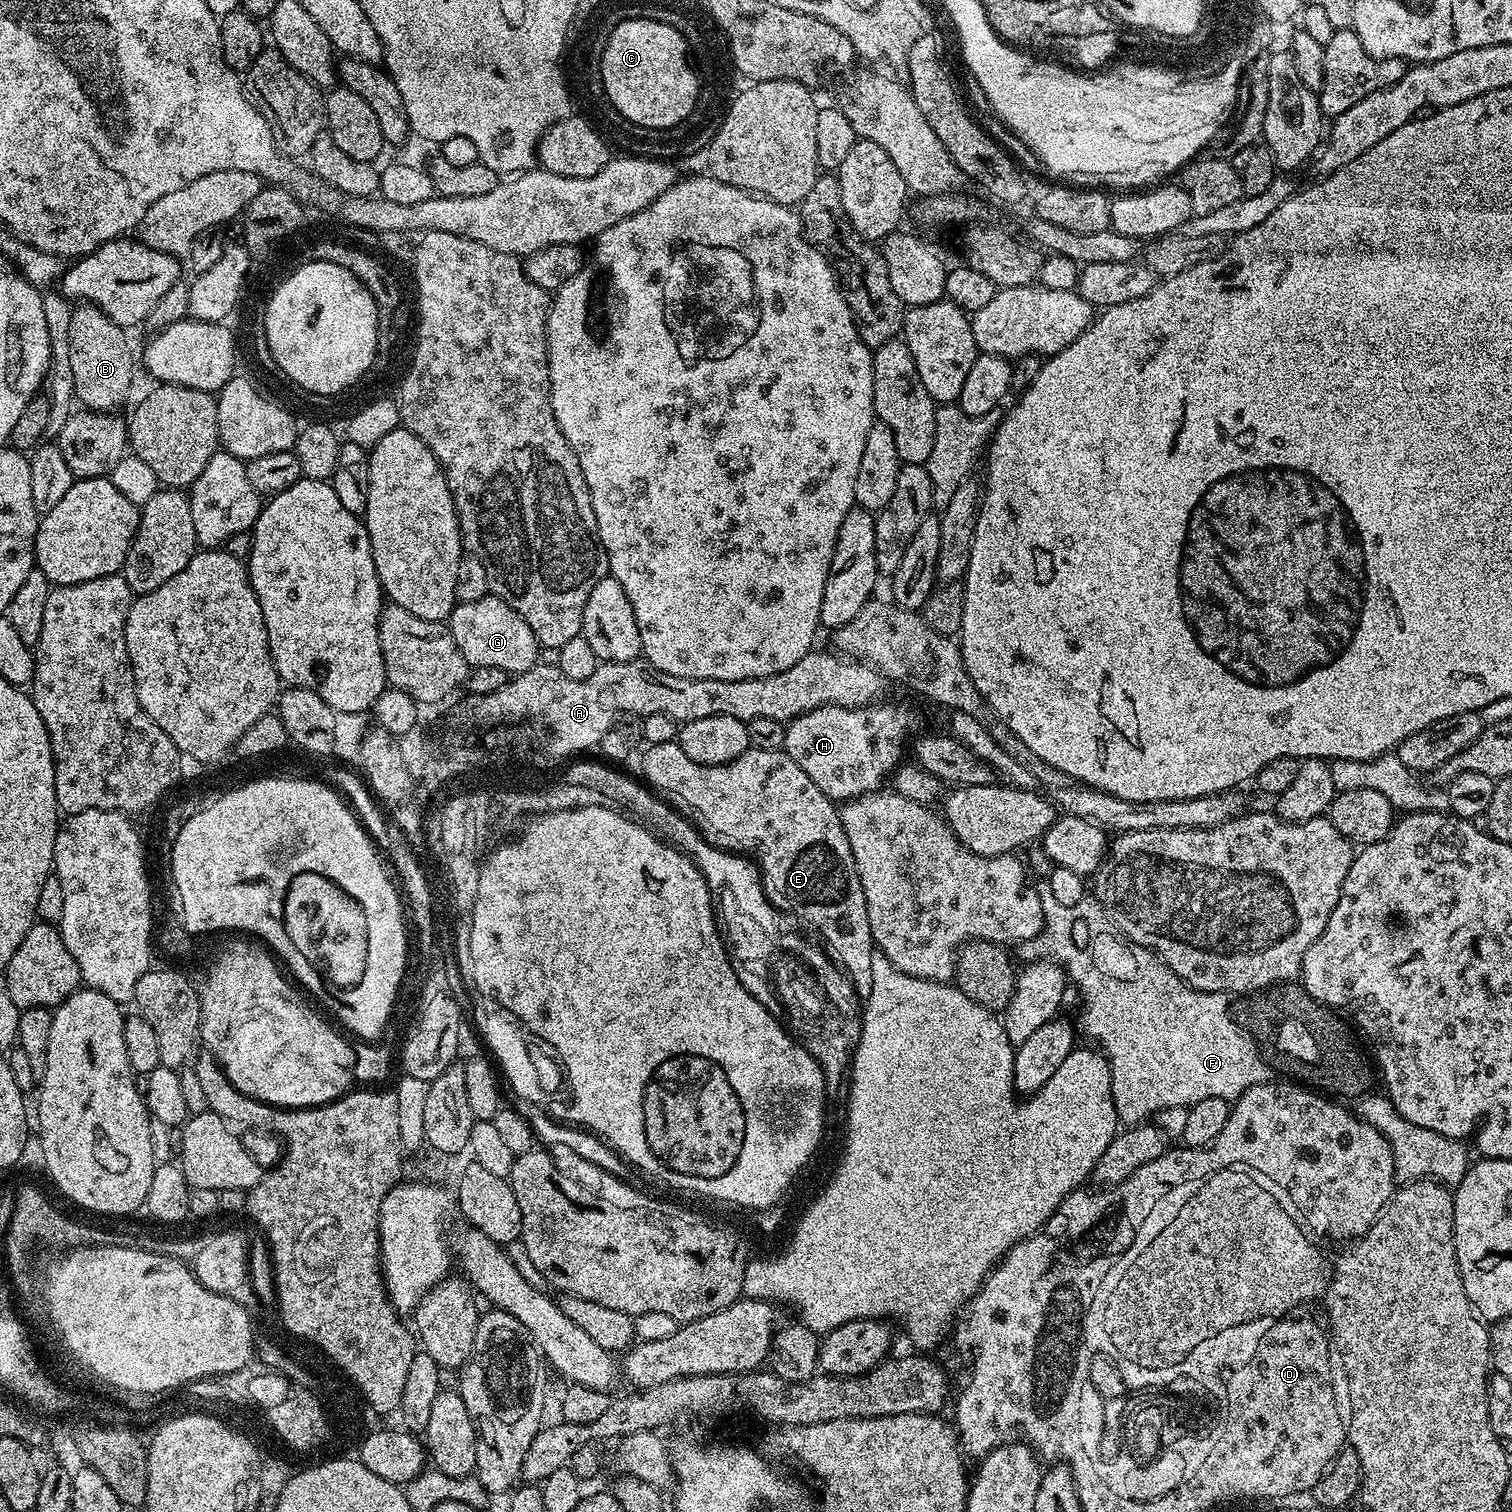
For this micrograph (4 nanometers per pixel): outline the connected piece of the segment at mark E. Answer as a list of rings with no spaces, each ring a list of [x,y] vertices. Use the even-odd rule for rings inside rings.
[[[676,740],[662,742],[661,744],[649,744],[643,750],[645,752],[640,756],[641,774],[639,773],[643,783],[659,793],[685,820],[689,820],[700,831],[700,835],[714,847],[723,848],[725,852],[735,852],[751,858],[756,867],[760,869],[760,879],[764,882],[764,892],[768,895],[772,907],[781,913],[793,912],[798,919],[805,920],[812,928],[817,928],[820,931],[821,938],[828,943],[826,948],[831,959],[839,965],[844,975],[851,980],[853,992],[856,993],[857,997],[866,998],[870,994],[870,986],[872,985],[870,962],[874,962],[874,945],[870,934],[870,918],[866,910],[866,894],[862,890],[858,870],[854,866],[854,854],[850,850],[846,830],[842,830],[840,809],[825,792],[818,790],[818,786],[814,786],[814,782],[810,782],[810,774],[806,774],[806,770],[802,770],[802,766],[798,766],[798,762],[794,762],[794,758],[790,758],[788,753],[783,750],[778,752],[758,750],[749,746],[738,758],[734,758],[734,762],[726,762],[722,766],[702,766],[698,762],[694,762],[694,758],[688,757],[686,750],[682,750],[682,746]]]

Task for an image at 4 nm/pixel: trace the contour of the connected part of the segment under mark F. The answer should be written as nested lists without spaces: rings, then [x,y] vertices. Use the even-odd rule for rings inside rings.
[[[1046,882],[1037,883],[1035,890],[1042,902],[1046,936],[1052,939],[1052,944],[1056,947],[1055,959],[1064,969],[1067,979],[1073,985],[1076,983],[1076,988],[1080,991],[1080,1000],[1084,1003],[1084,1013],[1081,1014],[1080,1020],[1084,1023],[1089,1038],[1097,1040],[1101,1044],[1099,1047],[1102,1049],[1103,1055],[1108,1058],[1108,1065],[1112,1071],[1112,1101],[1116,1107],[1116,1119],[1121,1125],[1143,1124],[1149,1118],[1152,1118],[1156,1108],[1180,1108],[1179,1110],[1184,1110],[1194,1102],[1202,1102],[1202,1098],[1226,1098],[1232,1102],[1243,1092],[1250,1090],[1250,1086],[1256,1086],[1256,1080],[1263,1079],[1263,1064],[1257,1059],[1256,1052],[1253,1051],[1253,1047],[1249,1045],[1244,1035],[1241,1035],[1232,1024],[1228,1023],[1228,1017],[1224,1014],[1224,1000],[1221,1000],[1220,996],[1203,995],[1196,988],[1185,984],[1178,978],[1178,974],[1174,974],[1174,970],[1170,970],[1168,965],[1155,952],[1128,939],[1120,931],[1112,917],[1106,914],[1106,909],[1099,899],[1085,898],[1082,902],[1074,902],[1074,906],[1062,906],[1062,902],[1057,902],[1054,894],[1050,894],[1050,886]]]

